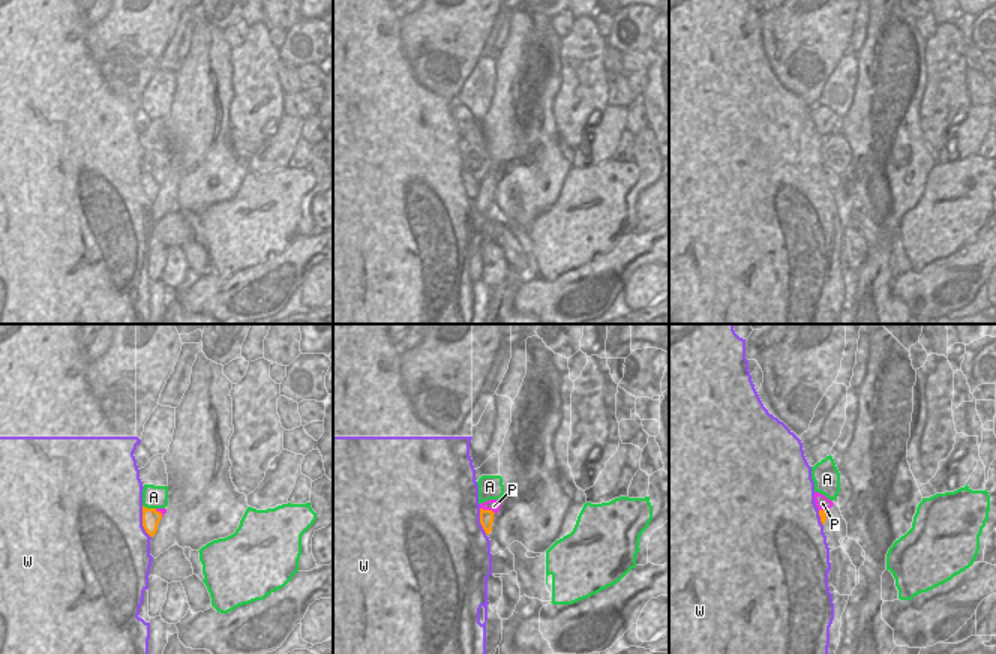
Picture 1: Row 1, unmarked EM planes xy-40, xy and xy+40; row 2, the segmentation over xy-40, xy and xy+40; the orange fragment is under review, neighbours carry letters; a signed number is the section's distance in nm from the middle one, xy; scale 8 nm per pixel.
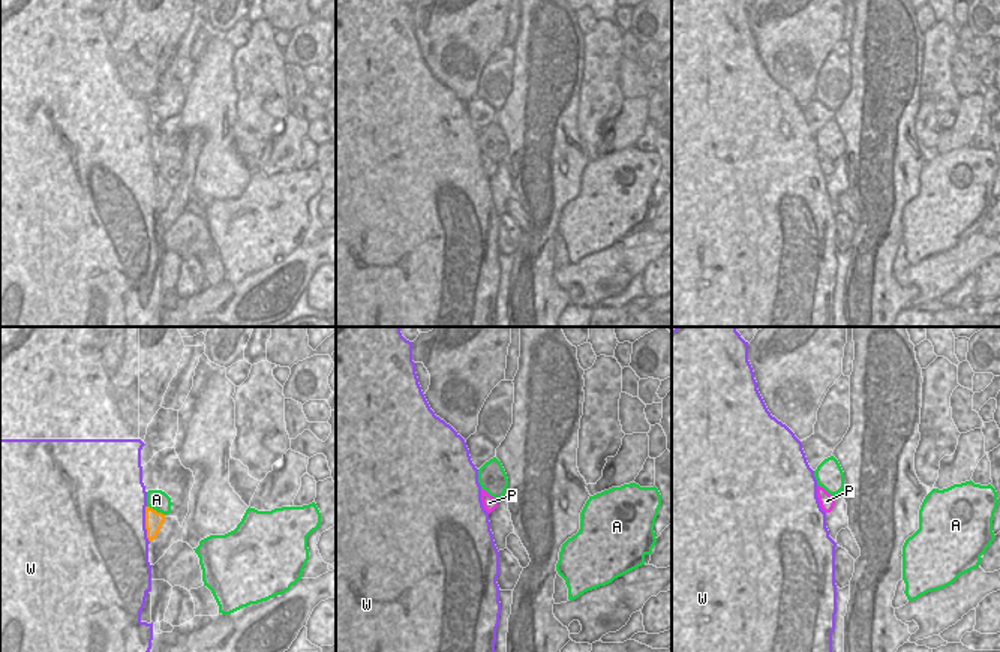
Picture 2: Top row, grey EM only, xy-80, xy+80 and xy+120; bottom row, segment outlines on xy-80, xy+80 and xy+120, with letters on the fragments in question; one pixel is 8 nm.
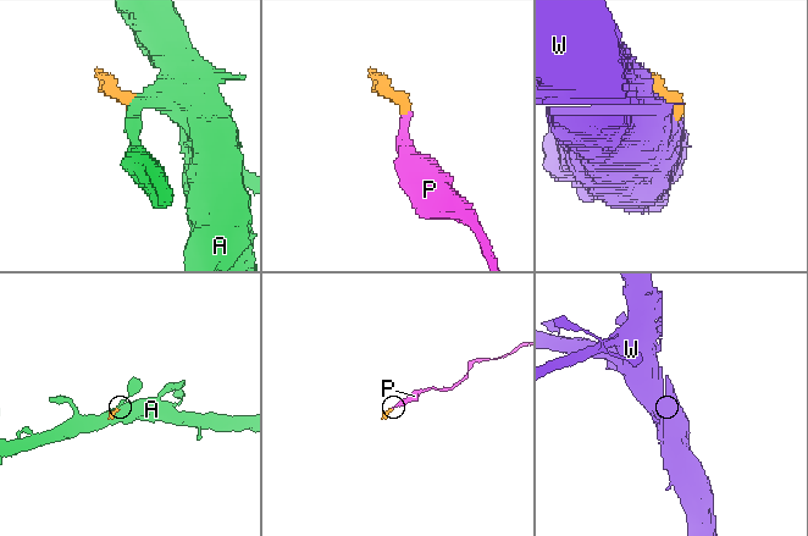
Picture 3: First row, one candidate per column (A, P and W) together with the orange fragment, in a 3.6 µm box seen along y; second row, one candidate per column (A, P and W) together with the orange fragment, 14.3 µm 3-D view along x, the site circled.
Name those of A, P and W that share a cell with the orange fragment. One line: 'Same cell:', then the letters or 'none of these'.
Same cell: P.

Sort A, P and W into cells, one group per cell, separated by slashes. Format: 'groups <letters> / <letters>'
groups A / P / W

